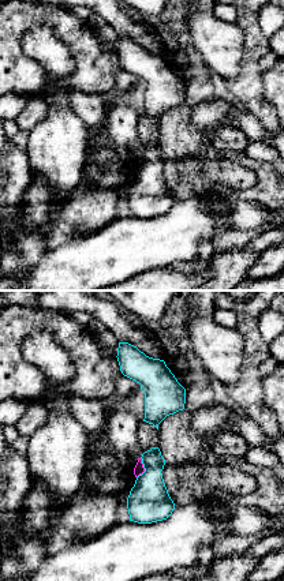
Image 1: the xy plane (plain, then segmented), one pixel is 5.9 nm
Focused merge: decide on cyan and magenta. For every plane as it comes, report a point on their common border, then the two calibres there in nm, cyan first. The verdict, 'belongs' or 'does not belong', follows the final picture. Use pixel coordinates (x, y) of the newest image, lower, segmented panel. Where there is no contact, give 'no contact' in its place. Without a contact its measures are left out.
contact (144, 467); calibres 240 and 60 nm

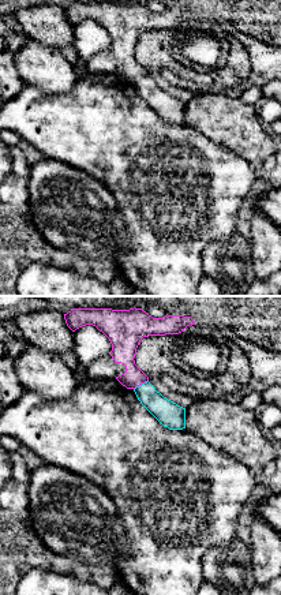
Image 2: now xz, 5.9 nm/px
contact (142, 384); calibres 150 and 150 nm

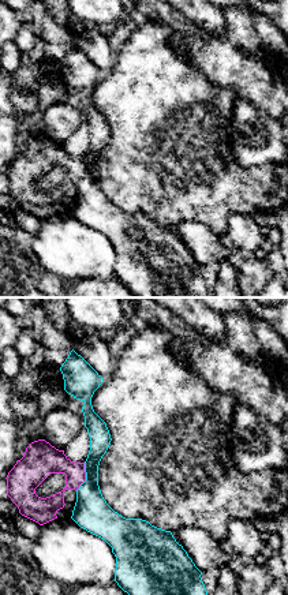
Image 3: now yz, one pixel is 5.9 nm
contact (86, 476); calibres 200 and 160 nm

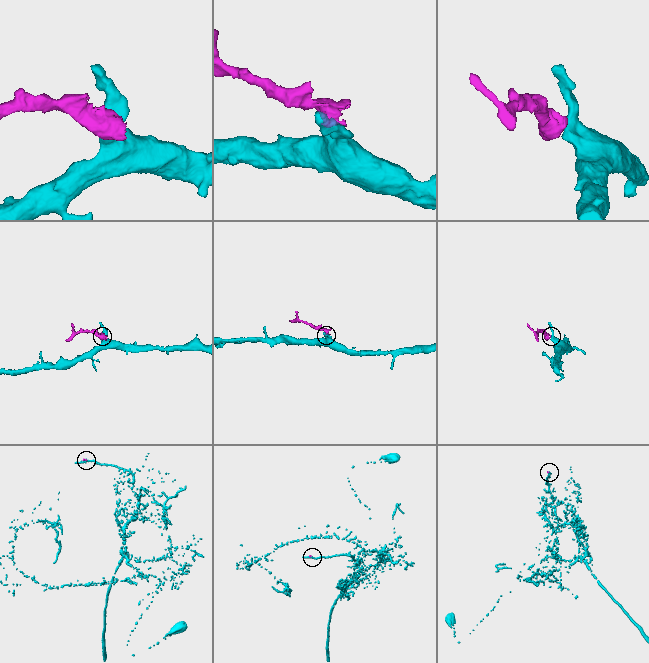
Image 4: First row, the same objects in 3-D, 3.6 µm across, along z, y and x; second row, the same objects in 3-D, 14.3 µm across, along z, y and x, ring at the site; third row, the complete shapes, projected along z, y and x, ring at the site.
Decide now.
does not belong

